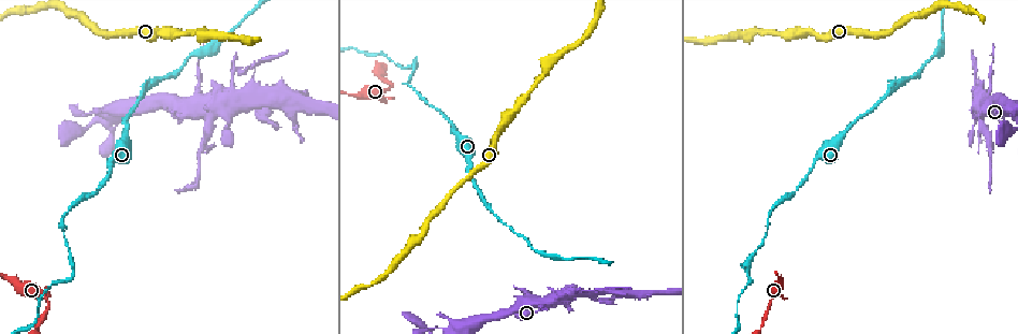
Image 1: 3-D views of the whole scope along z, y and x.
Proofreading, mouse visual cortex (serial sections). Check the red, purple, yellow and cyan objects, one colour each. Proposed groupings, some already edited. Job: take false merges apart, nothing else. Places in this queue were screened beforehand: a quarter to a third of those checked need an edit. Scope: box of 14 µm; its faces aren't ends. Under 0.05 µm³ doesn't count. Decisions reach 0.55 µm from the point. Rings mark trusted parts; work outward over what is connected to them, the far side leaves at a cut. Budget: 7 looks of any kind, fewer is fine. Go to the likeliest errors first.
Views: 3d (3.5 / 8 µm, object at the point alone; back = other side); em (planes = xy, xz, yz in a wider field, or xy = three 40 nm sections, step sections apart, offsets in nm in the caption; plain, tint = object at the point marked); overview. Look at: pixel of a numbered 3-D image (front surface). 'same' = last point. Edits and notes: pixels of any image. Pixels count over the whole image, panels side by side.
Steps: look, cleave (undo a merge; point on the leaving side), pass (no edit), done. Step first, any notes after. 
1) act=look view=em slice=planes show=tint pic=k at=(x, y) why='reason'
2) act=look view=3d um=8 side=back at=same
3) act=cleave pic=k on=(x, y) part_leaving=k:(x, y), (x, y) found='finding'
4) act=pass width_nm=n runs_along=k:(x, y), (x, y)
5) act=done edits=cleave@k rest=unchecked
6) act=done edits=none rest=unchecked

act=look view=3d um=3.5 pic=1 at=(976, 75) why='sharp bend'

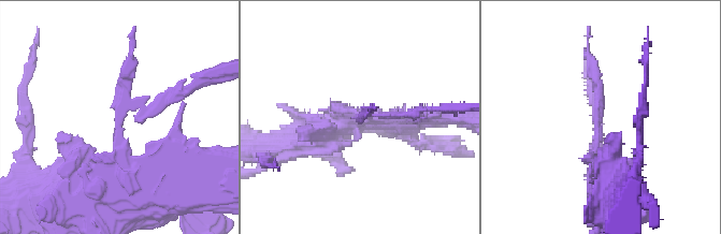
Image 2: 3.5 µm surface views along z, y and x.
act=look view=em slice=xy step=1 show=tint pic=2 at=(597, 123) why='shape alone is not enough'

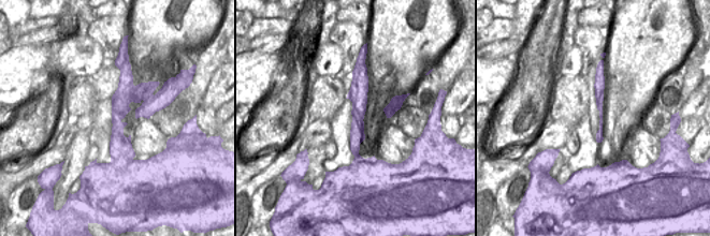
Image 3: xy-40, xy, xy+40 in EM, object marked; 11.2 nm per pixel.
act=look view=em slice=planes show=tint at=same

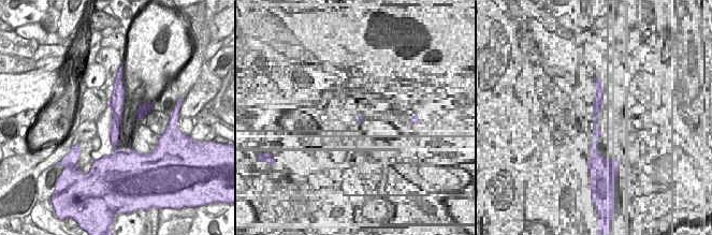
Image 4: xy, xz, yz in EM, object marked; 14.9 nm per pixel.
act=pass runs_along=2:(100, 193), (124, 117), (179, 91) found='continuous, no second cell'

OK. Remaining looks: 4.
act=look view=3d um=3.5 pic=1 at=(631, 293) why='three-way junction'

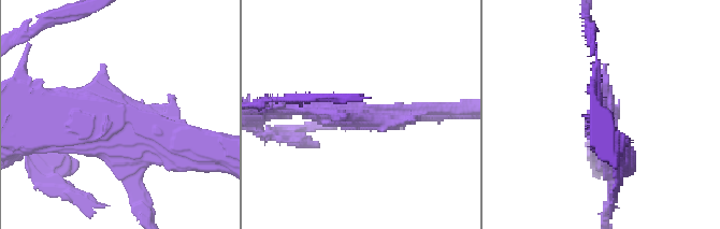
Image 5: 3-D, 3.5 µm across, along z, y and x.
act=look view=em slice=xy step=2 show=tint pic=5 at=(355, 112)

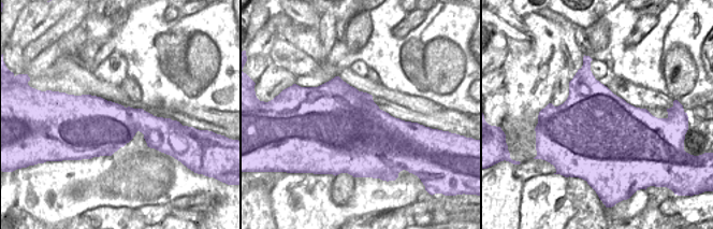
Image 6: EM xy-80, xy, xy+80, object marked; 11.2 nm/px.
act=pass width_nm=950 runs_along=5:(41, 125), (133, 118), (176, 147) found='all the same cell'

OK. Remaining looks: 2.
act=done edits=none rest=unchecked

